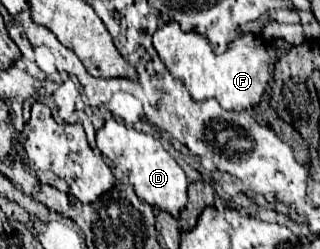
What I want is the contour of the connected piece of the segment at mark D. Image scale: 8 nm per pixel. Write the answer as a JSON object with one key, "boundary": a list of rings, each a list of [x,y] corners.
{"boundary":[[[108,117],[106,123],[96,131],[96,143],[100,153],[108,157],[114,163],[114,167],[122,169],[122,173],[128,175],[130,185],[134,187],[136,195],[142,201],[162,211],[168,211],[174,217],[180,215],[180,211],[186,205],[188,177],[182,171],[182,167],[176,163],[176,159],[168,151],[164,151],[158,139],[154,139],[152,135],[140,133],[136,129],[128,129],[122,121]]]}

